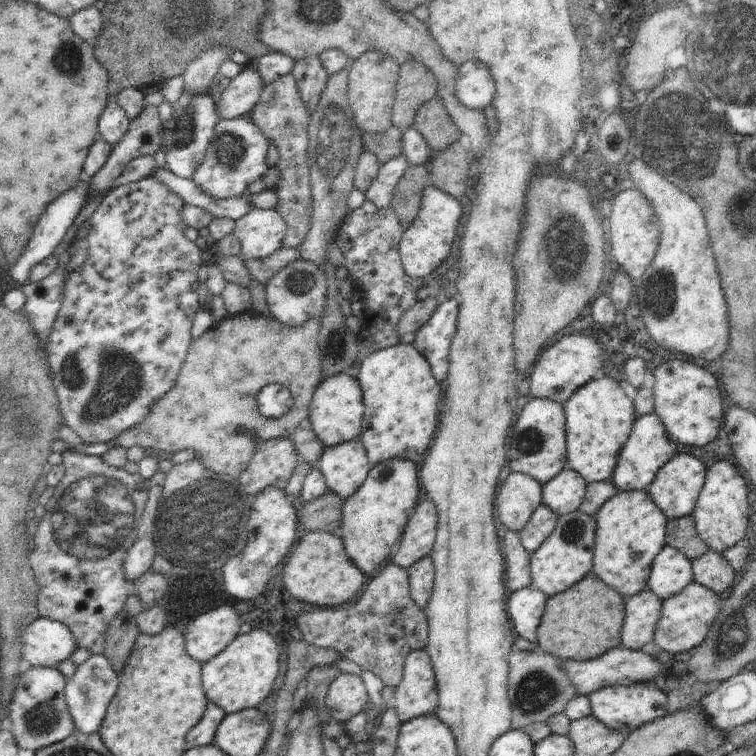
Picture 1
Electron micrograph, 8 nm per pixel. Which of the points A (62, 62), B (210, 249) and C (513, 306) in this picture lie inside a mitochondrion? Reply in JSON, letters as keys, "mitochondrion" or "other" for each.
{"A":"mitochondrion","B":"other","C":"other"}

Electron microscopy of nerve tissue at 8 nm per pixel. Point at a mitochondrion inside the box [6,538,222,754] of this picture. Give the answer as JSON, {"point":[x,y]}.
{"point":[42,717]}

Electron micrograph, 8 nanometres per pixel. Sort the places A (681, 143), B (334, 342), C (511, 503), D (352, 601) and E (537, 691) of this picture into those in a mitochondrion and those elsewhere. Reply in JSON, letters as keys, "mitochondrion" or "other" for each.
{"A":"mitochondrion","B":"mitochondrion","C":"other","D":"other","E":"mitochondrion"}

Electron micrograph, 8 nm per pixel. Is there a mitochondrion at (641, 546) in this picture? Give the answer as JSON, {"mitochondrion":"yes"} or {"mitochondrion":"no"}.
{"mitochondrion":"no"}

